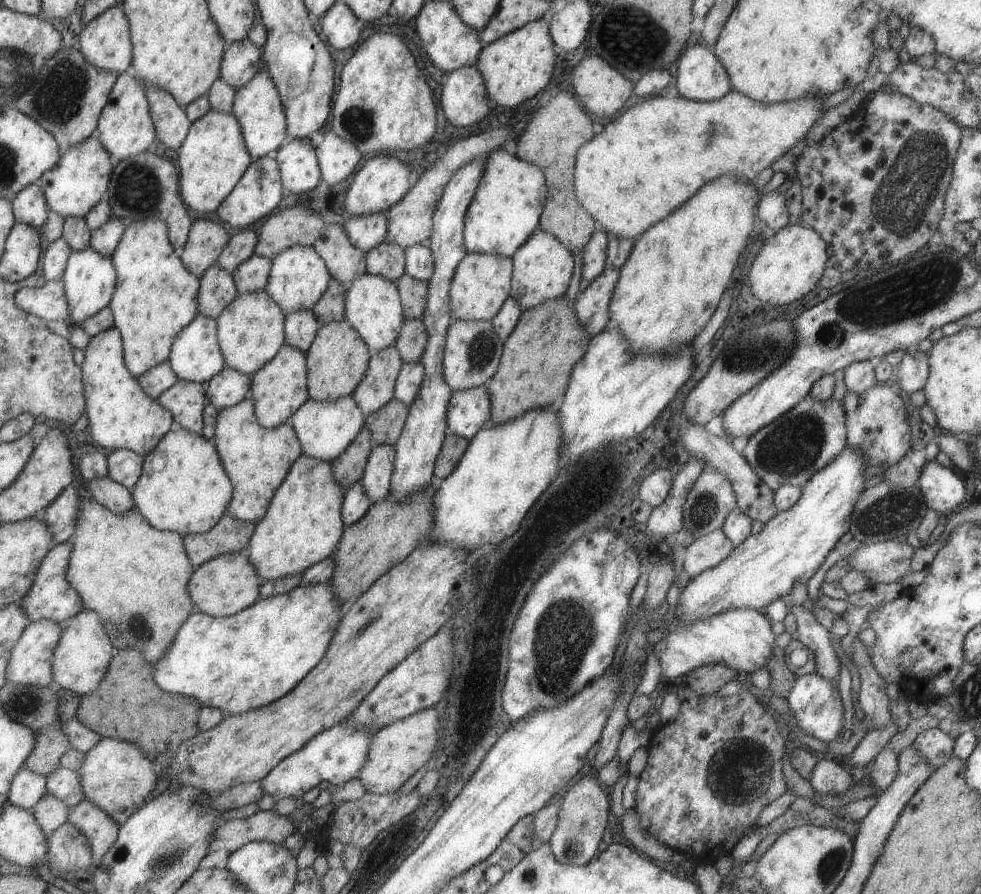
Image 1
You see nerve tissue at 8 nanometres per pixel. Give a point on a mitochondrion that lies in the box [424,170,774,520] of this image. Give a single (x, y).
(480, 353)

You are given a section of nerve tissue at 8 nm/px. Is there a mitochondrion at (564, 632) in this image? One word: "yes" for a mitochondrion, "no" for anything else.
yes

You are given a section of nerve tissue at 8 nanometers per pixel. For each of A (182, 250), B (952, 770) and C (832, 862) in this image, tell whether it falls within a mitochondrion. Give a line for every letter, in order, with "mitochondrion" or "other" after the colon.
A: other
B: other
C: mitochondrion

